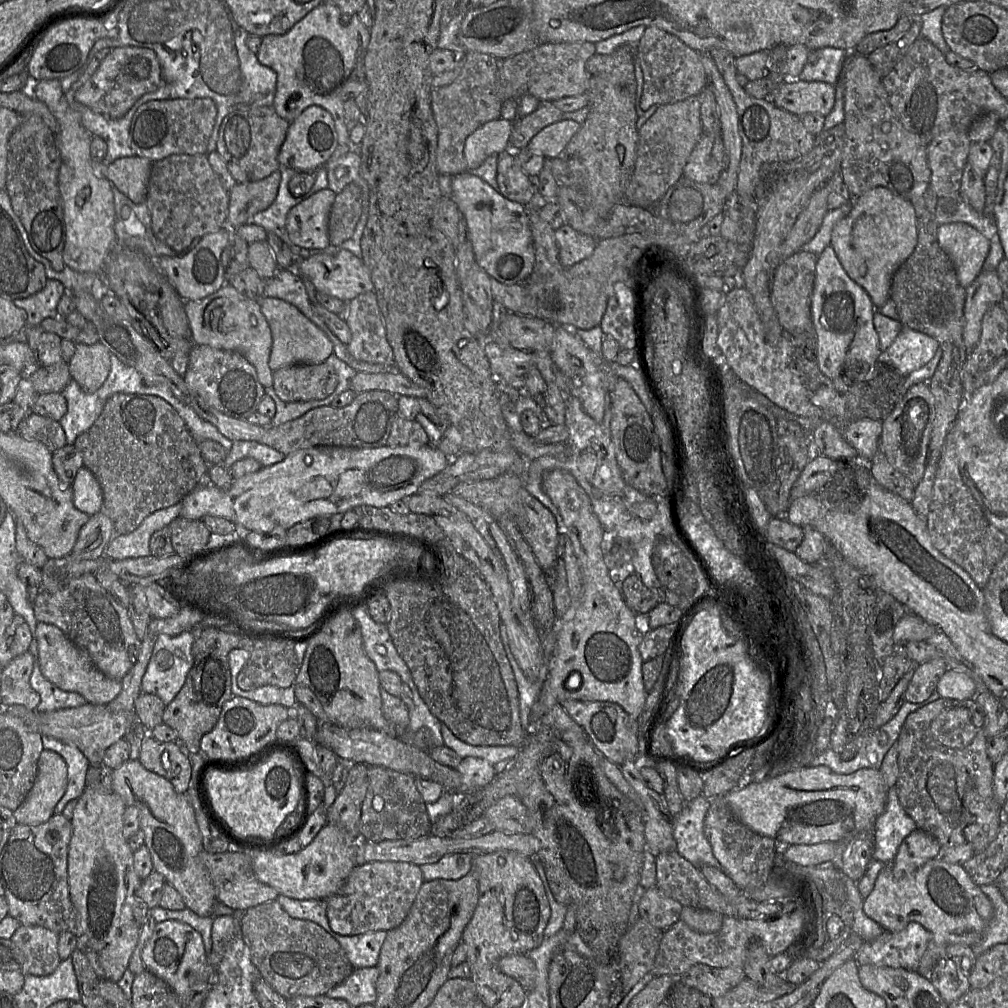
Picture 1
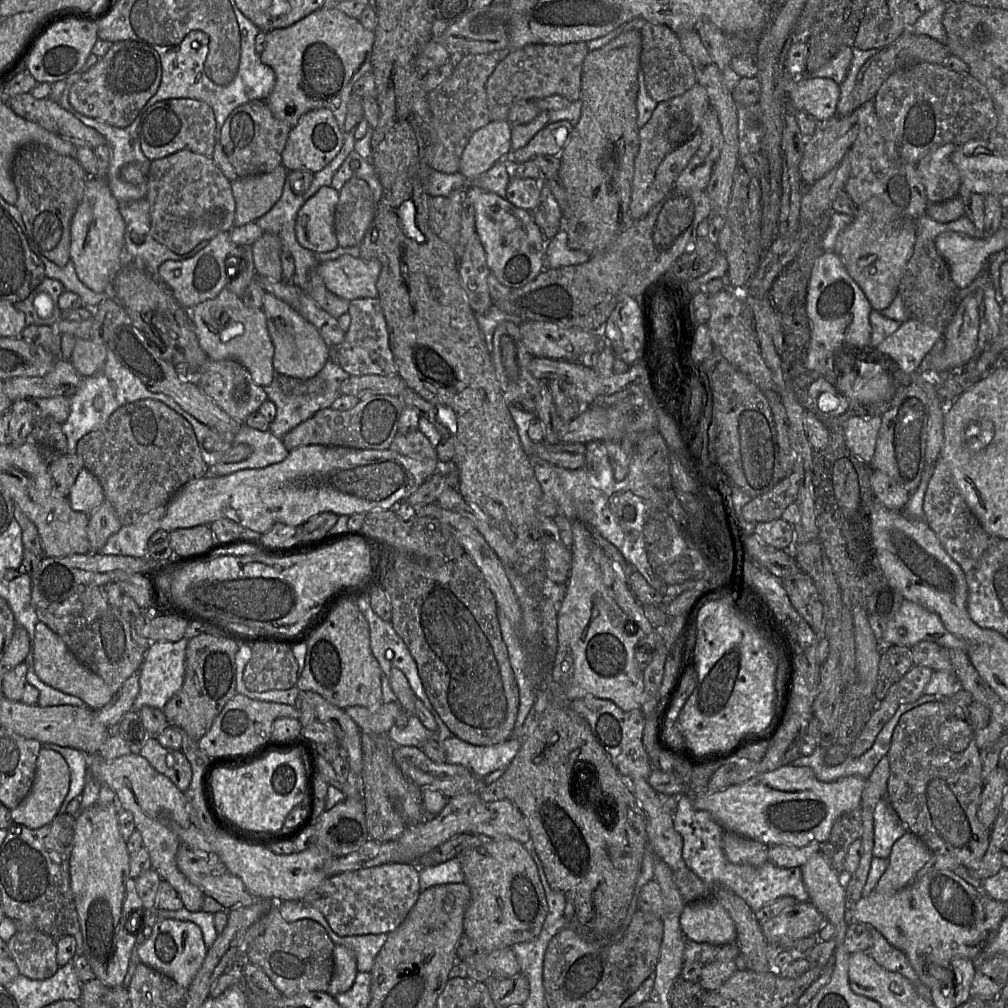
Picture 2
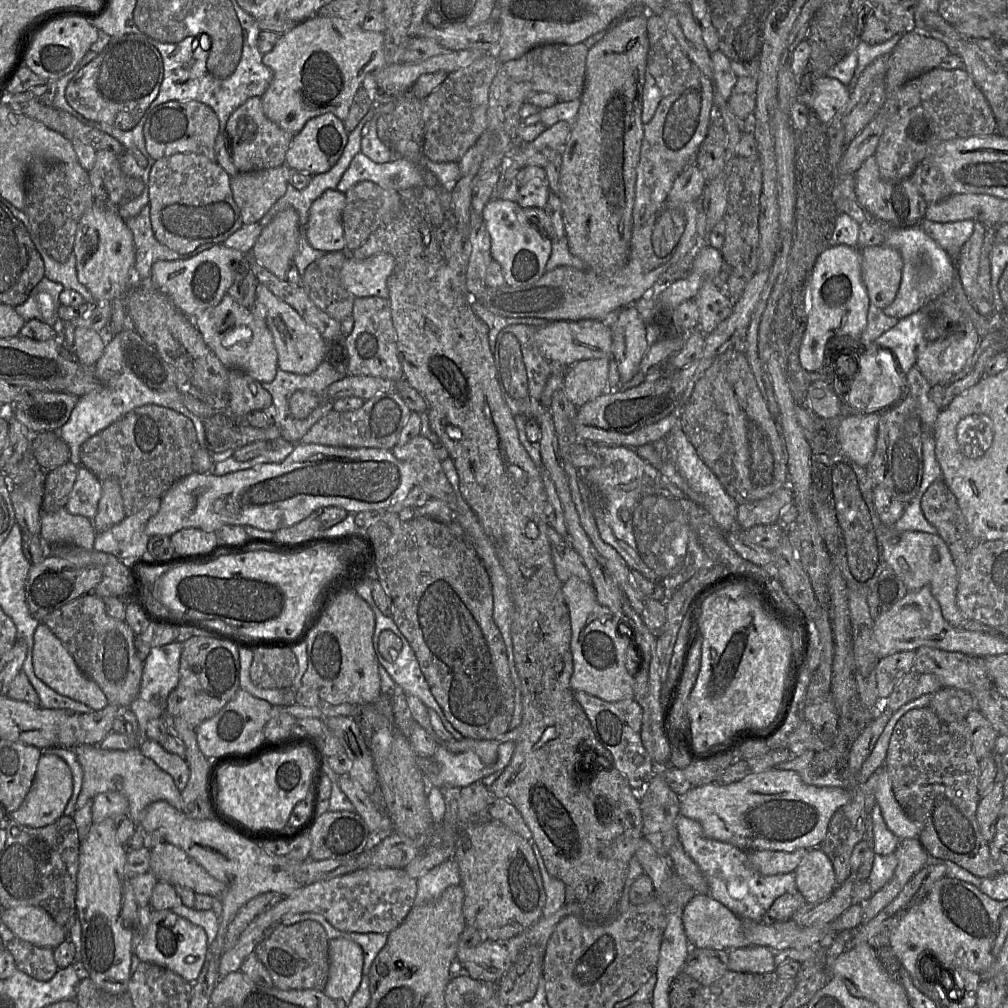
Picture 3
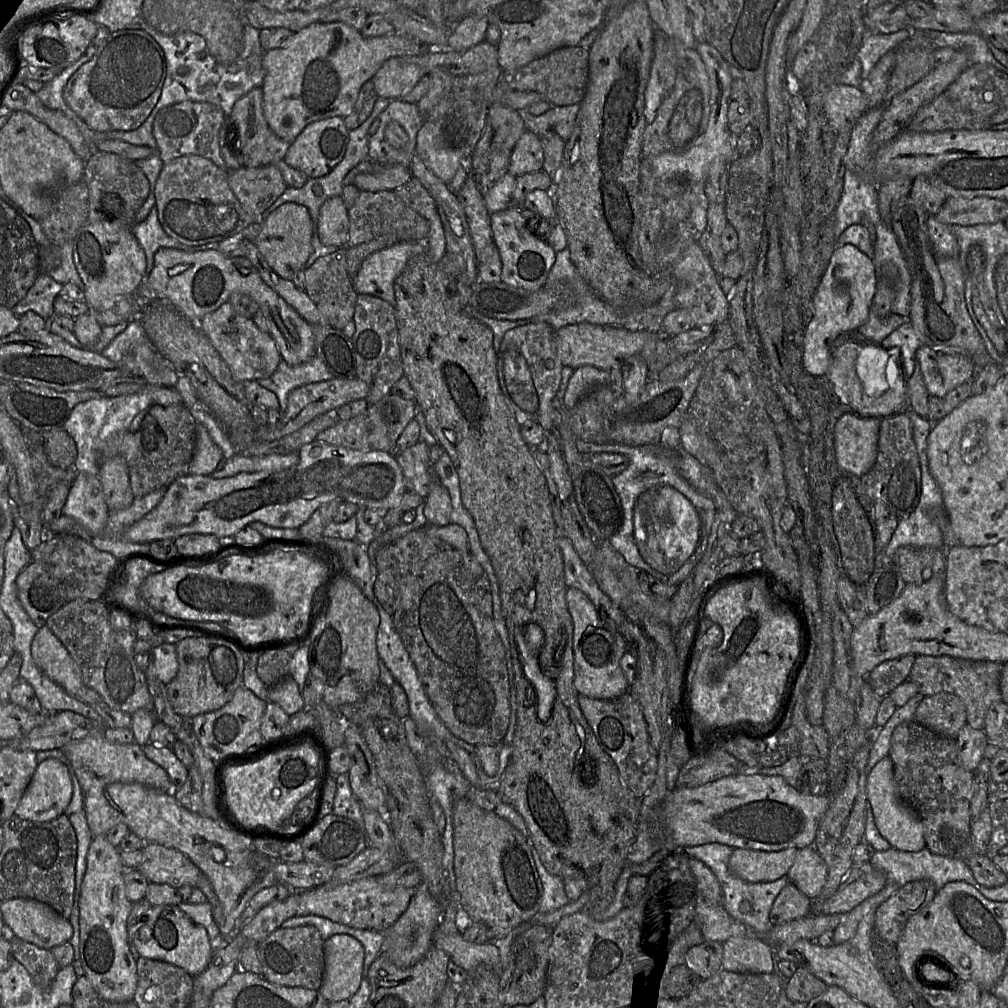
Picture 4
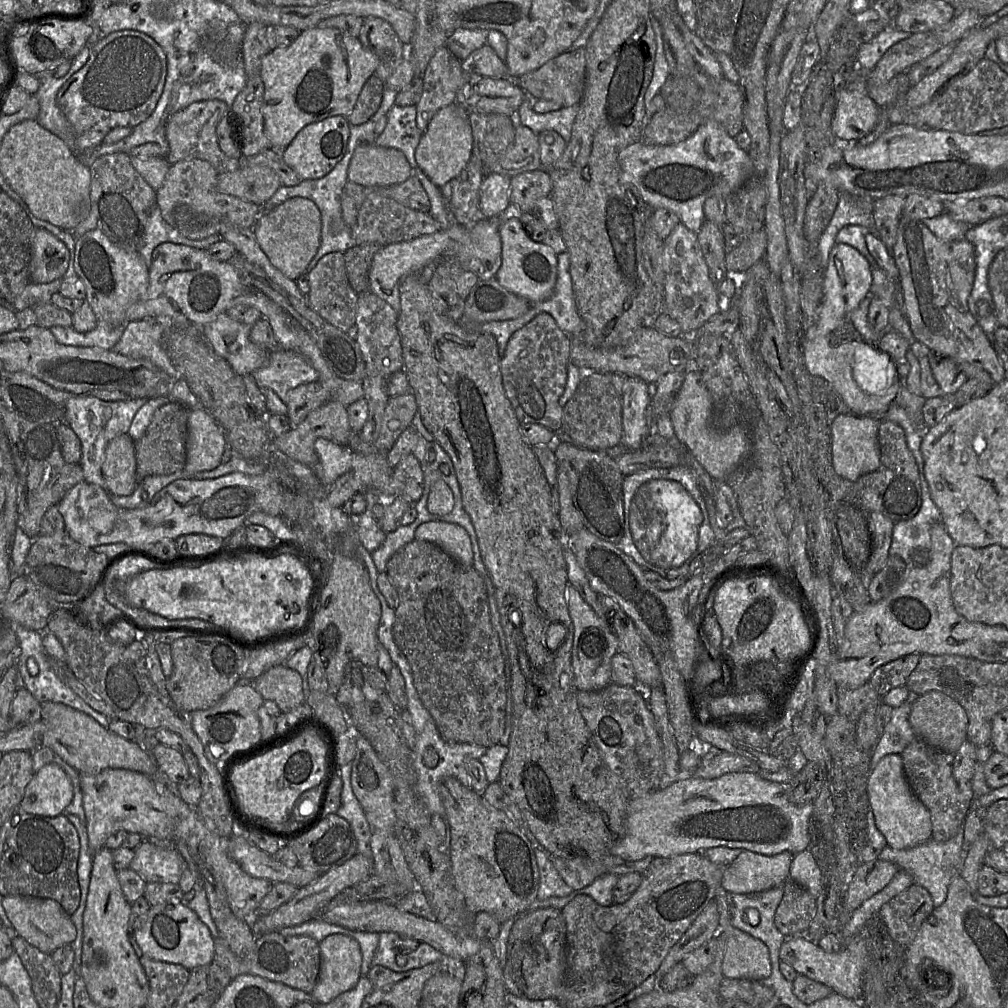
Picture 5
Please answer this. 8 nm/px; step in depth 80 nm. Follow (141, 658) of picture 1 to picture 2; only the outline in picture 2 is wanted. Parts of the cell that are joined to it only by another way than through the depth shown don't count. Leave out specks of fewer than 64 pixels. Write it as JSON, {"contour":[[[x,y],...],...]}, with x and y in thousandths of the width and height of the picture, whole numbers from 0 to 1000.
{"contour":[[[138,666],[130,670],[100,703],[95,704],[97,714],[109,724],[114,724],[121,711],[132,704],[133,695],[138,688]]]}

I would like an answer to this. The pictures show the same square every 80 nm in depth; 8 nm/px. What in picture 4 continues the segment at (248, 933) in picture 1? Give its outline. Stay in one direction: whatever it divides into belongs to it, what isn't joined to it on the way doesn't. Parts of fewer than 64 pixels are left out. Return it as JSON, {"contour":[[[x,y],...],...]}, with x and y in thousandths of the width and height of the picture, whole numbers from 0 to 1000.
{"contour":[[[311,918],[277,920],[255,938],[260,969],[278,978],[316,982],[322,960],[321,935],[317,925]]]}

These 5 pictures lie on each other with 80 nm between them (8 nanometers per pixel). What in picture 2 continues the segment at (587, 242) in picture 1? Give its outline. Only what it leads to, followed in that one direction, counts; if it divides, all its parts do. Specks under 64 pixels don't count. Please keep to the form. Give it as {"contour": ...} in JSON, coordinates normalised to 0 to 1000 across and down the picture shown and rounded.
{"contour":[[[555,227],[551,234],[543,240],[540,266],[577,262],[585,256],[583,250],[564,246],[563,230]]]}

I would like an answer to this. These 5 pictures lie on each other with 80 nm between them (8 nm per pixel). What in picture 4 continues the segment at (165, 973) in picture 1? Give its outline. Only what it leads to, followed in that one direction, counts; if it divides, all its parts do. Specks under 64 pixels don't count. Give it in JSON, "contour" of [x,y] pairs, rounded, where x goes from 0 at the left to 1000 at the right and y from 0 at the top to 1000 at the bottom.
{"contour":[[[177,898],[151,899],[135,918],[132,936],[140,949],[170,955],[190,969],[203,962],[213,941],[205,923],[193,917]]]}

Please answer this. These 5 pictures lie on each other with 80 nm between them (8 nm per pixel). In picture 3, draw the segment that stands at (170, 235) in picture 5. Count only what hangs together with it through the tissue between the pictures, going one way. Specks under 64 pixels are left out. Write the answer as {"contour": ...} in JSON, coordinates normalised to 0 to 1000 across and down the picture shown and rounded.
{"contour":[[[149,201],[144,203],[139,211],[125,218],[132,232],[134,245],[133,287],[150,279],[151,264],[159,258],[187,257],[187,252],[178,252],[161,243],[153,234],[149,218]]]}

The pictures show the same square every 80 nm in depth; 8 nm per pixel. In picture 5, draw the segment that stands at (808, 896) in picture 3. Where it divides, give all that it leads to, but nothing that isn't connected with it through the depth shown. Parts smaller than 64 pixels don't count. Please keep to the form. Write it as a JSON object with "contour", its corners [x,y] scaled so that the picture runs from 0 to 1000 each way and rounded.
{"contour":[[[802,842],[788,848],[783,872],[800,882],[808,891],[814,886],[816,882],[815,867]]]}

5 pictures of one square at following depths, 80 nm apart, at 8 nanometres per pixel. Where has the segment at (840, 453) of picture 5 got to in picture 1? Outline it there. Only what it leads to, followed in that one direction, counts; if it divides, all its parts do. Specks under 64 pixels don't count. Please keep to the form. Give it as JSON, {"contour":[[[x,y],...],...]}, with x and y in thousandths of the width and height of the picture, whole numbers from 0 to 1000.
{"contour":[[[863,415],[847,416],[833,423],[836,434],[850,447],[855,457],[863,457],[871,448],[875,418]]]}

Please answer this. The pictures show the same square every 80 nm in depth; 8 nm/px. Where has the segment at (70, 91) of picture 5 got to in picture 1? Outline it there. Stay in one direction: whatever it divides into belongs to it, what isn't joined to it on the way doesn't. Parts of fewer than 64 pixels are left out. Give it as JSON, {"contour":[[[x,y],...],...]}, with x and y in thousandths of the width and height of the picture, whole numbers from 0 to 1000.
{"contour":[[[115,47],[101,60],[97,69],[74,92],[74,99],[110,118],[124,115],[144,93],[161,84],[161,67],[155,53],[144,47]]]}

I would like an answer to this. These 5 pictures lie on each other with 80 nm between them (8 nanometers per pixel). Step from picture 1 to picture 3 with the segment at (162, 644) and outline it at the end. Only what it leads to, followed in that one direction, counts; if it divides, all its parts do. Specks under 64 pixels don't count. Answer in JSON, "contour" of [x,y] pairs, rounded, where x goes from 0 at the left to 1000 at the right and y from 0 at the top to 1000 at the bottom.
{"contour":[[[171,637],[158,642],[151,642],[143,656],[138,688],[128,702],[134,708],[140,729],[145,732],[145,721],[149,714],[163,708],[165,694],[169,687],[177,680],[181,638]]]}

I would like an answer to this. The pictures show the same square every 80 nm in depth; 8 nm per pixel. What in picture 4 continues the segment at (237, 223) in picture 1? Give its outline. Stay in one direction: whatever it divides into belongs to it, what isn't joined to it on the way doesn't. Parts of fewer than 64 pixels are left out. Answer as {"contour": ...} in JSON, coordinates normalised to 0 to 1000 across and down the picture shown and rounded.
{"contour":[[[273,164],[254,167],[239,165],[233,170],[227,170],[226,184],[240,205],[258,220],[261,217],[262,209],[269,204],[285,187],[278,170]]]}

